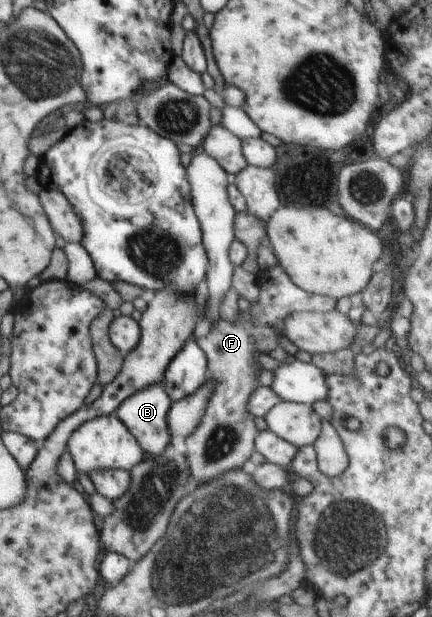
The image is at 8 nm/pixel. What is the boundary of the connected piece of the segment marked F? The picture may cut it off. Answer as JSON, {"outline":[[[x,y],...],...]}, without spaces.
{"outline":[[[277,264],[274,267],[259,270],[257,272],[256,282],[259,286],[259,296],[257,302],[250,304],[246,311],[238,312],[237,320],[233,322],[225,319],[217,319],[206,332],[205,335],[196,337],[197,346],[205,353],[208,366],[208,378],[215,383],[212,388],[212,395],[209,397],[205,412],[199,426],[185,439],[187,448],[186,457],[193,480],[191,489],[199,486],[201,483],[212,481],[220,474],[227,473],[228,470],[249,468],[249,458],[255,452],[254,440],[258,435],[255,417],[247,408],[250,396],[259,387],[257,377],[263,369],[258,357],[262,354],[268,354],[275,350],[279,344],[279,337],[284,337],[284,325],[286,318],[296,312],[301,311],[335,311],[337,300],[333,297],[325,297],[301,290],[289,278],[282,266]]]}

